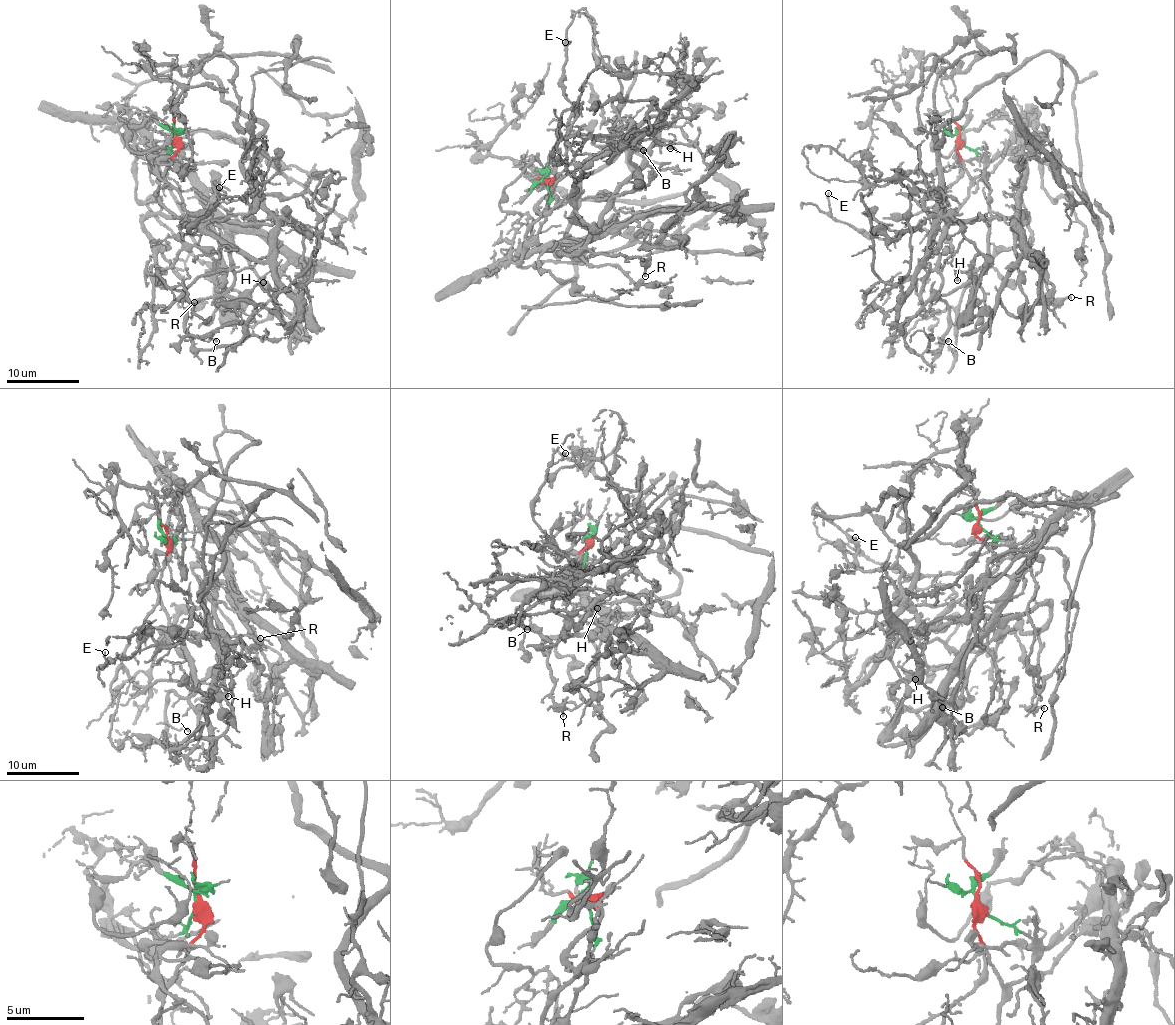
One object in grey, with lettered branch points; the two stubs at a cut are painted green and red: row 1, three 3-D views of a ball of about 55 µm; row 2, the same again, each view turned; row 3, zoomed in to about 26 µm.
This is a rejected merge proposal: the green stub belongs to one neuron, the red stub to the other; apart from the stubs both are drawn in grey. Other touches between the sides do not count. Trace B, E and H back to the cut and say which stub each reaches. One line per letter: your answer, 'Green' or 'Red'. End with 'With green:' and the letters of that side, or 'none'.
B: Red
E: Red
H: Red
With green: none

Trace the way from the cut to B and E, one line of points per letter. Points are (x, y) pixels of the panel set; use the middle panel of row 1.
B: (546, 183), (548, 195), (630, 139), (639, 142), (608, 160), (625, 145), (643, 150)
E: (546, 183), (552, 179), (548, 195), (588, 157), (568, 144), (577, 113), (564, 94), (565, 42)

